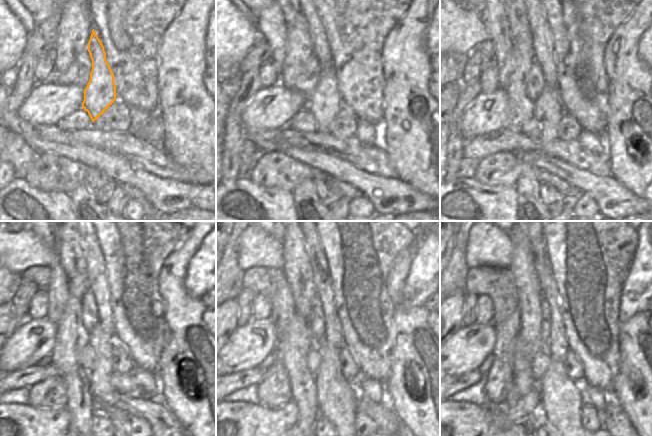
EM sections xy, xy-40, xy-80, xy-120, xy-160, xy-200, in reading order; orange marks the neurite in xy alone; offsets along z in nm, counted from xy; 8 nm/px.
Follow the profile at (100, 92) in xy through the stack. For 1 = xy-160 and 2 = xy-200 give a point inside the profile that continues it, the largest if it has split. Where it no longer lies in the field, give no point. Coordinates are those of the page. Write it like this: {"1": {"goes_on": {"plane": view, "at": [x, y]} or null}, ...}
{"1": {"goes_on": {"plane": "xy-160", "at": [337, 402]}}, "2": {"goes_on": {"plane": "xy-200", "at": [561, 402]}}}

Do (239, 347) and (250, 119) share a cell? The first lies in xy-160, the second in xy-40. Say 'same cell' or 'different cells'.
same cell

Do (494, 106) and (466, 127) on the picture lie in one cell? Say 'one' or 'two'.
one

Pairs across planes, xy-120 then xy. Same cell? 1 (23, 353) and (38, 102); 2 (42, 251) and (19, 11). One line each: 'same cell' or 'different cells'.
1: same cell
2: different cells

